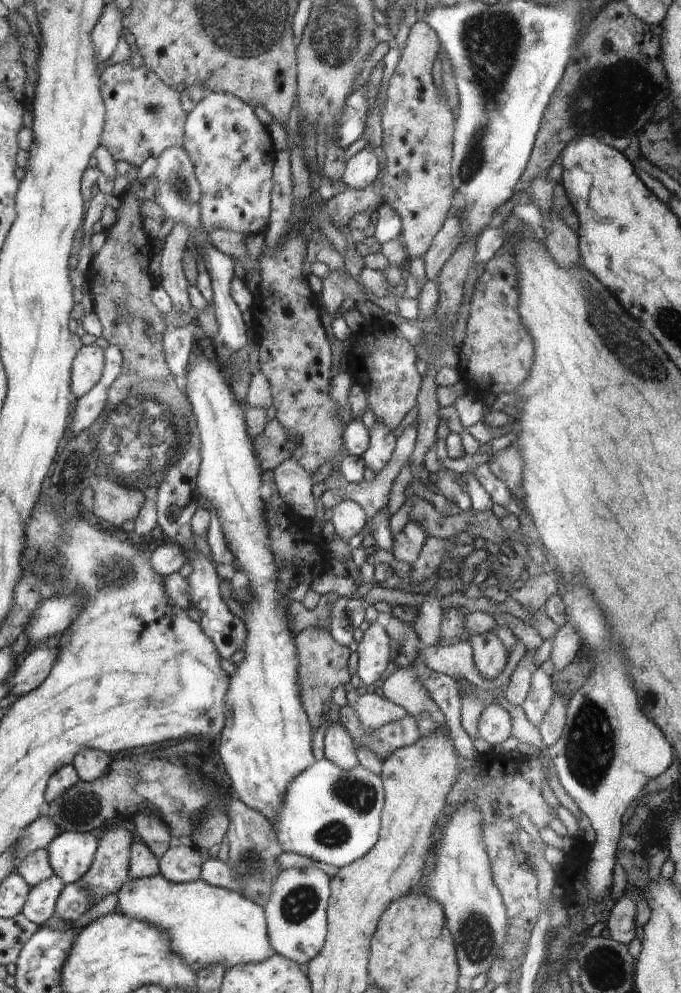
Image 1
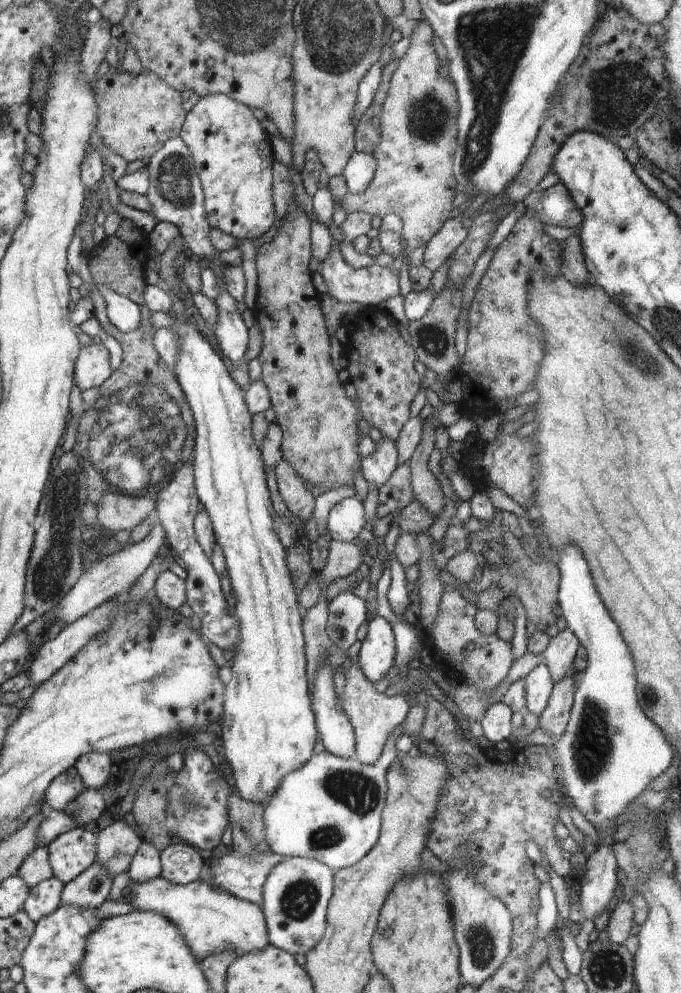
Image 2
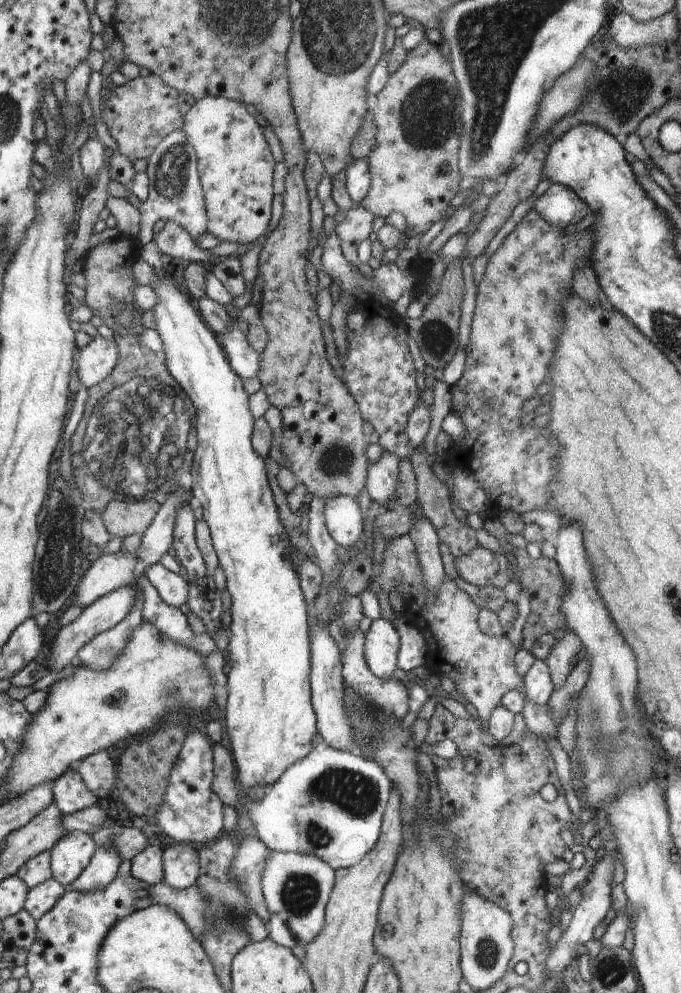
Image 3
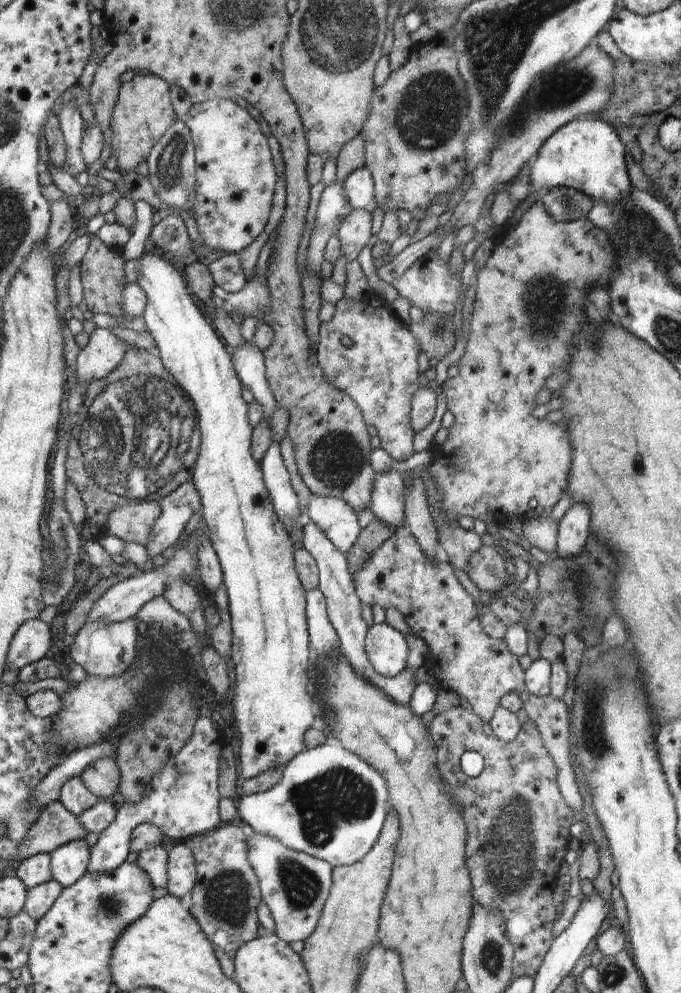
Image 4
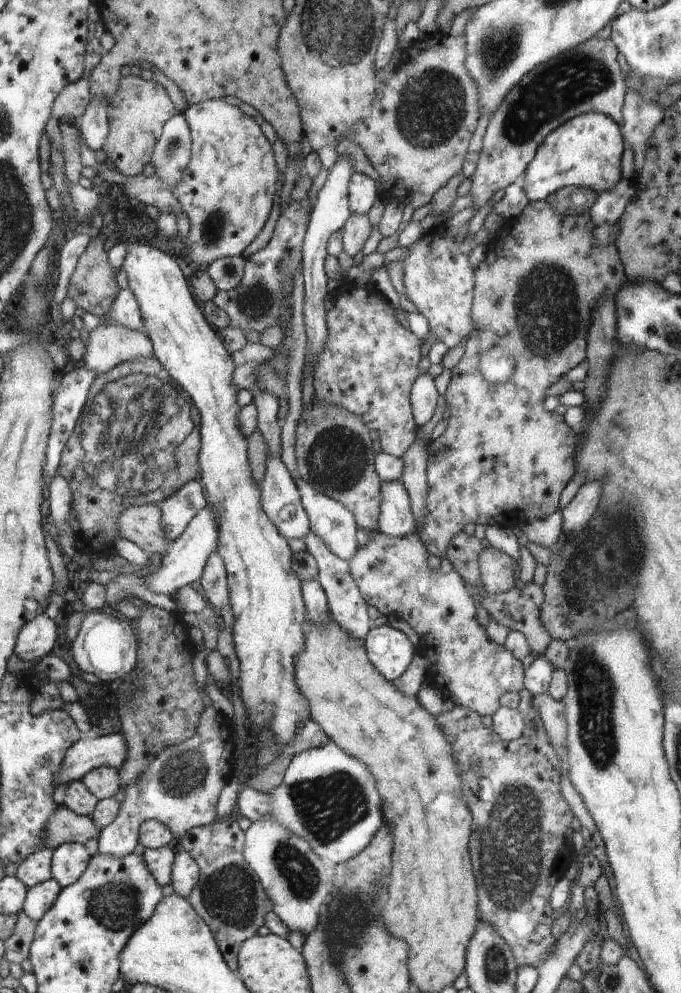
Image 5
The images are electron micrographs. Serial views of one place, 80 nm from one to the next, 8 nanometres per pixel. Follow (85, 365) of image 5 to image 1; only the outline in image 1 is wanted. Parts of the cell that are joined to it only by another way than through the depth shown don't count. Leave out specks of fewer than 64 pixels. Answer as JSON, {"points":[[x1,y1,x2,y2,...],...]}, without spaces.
{"points":[[96,344,83,346,71,372,71,387,76,398,84,396,100,382,103,370,104,349]]}

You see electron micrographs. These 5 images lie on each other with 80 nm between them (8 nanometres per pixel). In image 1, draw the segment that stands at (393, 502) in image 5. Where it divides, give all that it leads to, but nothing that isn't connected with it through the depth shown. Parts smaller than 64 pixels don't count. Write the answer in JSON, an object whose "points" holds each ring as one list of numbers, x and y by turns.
{"points":[[376,421,369,430,369,443,361,456,365,466,376,474,394,454,394,433,384,423]]}

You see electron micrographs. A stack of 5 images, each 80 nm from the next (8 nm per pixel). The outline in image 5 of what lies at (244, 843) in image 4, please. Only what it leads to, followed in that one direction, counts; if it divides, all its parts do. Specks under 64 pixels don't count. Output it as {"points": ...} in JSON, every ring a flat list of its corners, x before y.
{"points":[[235,815,192,828,179,842,179,848,196,861,201,874,187,901,211,928,229,968,237,976,239,948,247,939,260,936,260,928,264,928,274,908,266,896,263,881,244,856,247,832,240,826,240,817]]}

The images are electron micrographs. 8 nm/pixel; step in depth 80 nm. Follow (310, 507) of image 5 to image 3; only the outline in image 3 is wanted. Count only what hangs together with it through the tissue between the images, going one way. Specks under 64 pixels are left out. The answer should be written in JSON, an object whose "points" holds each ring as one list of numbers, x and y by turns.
{"points":[[342,495,328,496,326,500,323,514,330,536,337,545,354,546,363,536,362,510,357,499]]}

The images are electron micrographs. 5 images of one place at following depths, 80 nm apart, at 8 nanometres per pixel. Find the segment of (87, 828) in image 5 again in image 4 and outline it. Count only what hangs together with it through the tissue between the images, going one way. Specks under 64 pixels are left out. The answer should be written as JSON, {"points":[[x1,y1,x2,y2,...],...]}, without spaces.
{"points":[[54,801,40,810,38,819,23,836,17,857,9,862,9,867,16,870,24,859,40,853,51,854,59,846,72,839,84,839,87,834,79,818,68,812,60,801]]}

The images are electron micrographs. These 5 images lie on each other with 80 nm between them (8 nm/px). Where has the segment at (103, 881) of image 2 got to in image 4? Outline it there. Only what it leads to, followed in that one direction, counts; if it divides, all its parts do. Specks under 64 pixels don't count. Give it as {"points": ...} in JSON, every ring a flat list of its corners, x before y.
{"points":[[200,718,187,746,173,757,167,766,151,780,143,799,135,805,124,803,117,807,115,819,100,833,92,847,90,866,87,872,93,877,114,873,131,852,131,834,140,823,156,825,163,836,172,840,186,841,196,835,206,835,220,826,218,816,218,780,222,765,219,761,223,751,210,718]]}

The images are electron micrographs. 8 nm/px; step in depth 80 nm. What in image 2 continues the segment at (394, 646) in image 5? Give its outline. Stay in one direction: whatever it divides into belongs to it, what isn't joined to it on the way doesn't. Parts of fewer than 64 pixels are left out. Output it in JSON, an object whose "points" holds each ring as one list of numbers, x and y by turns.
{"points":[[374,617,368,624,365,639,356,659,365,677,372,683,382,680,393,668,396,648,390,623,384,617]]}

